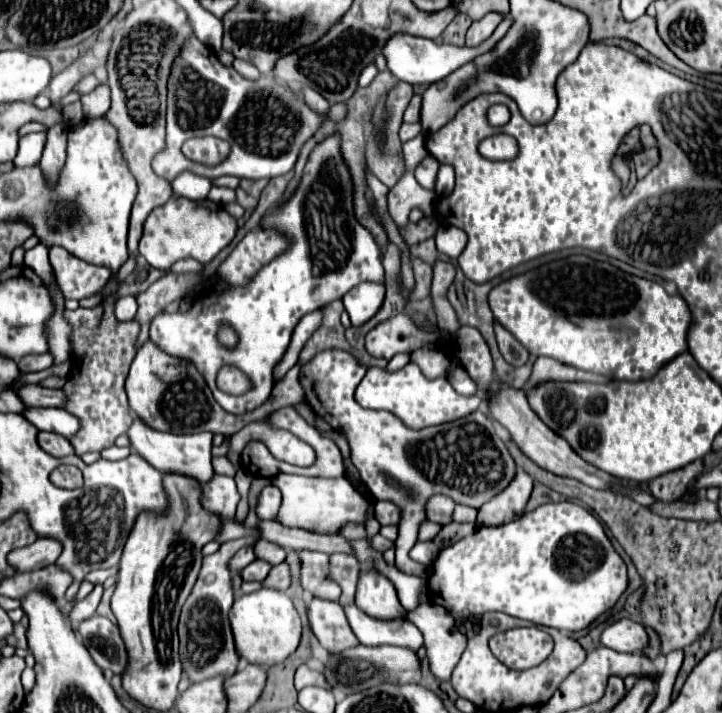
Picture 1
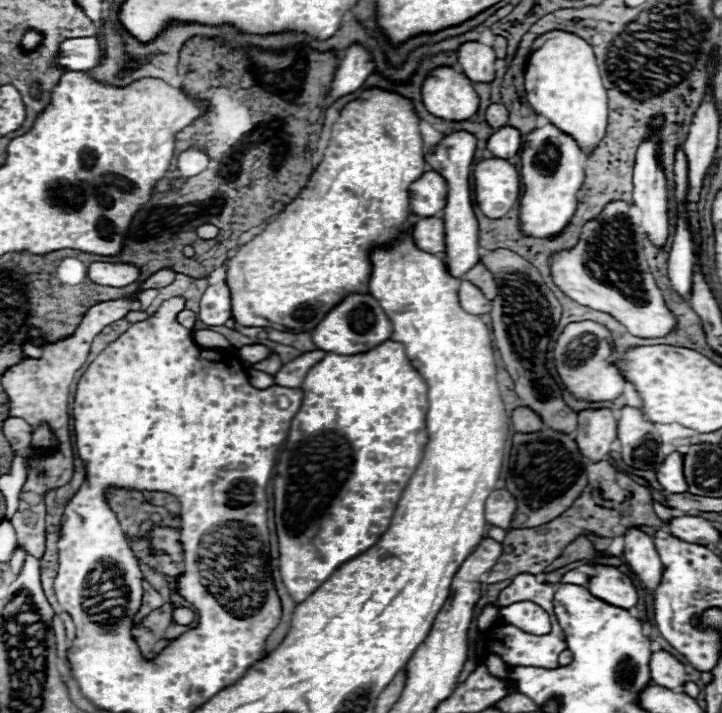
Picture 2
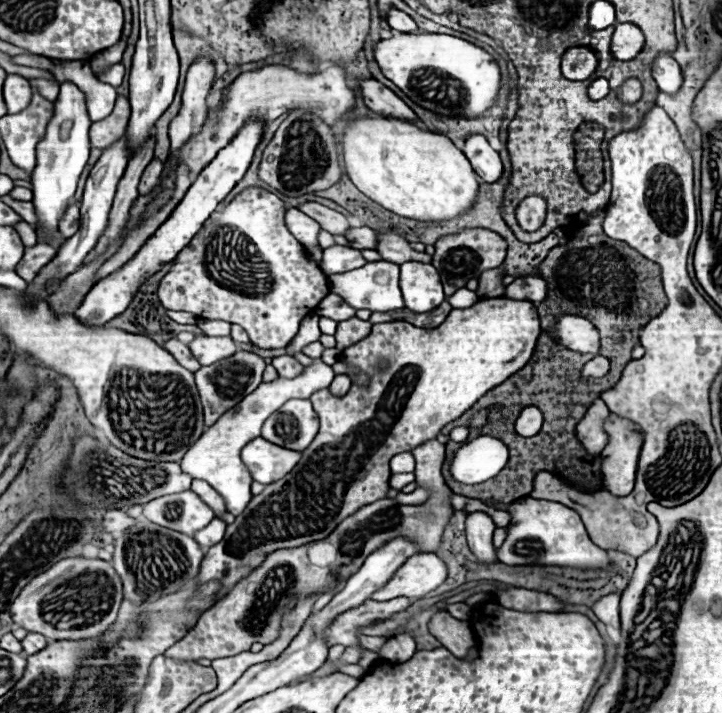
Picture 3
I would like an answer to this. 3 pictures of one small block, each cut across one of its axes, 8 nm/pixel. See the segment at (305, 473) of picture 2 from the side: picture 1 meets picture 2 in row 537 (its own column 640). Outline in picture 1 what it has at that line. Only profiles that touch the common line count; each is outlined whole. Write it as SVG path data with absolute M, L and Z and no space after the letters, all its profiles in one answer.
M568 256L566 260L548 262L536 270L510 278L492 290L488 300L494 318L532 356L550 356L566 366L626 382L654 378L662 366L686 352L688 330L694 322L692 312L682 296L668 296L662 284L626 274L588 256Z

